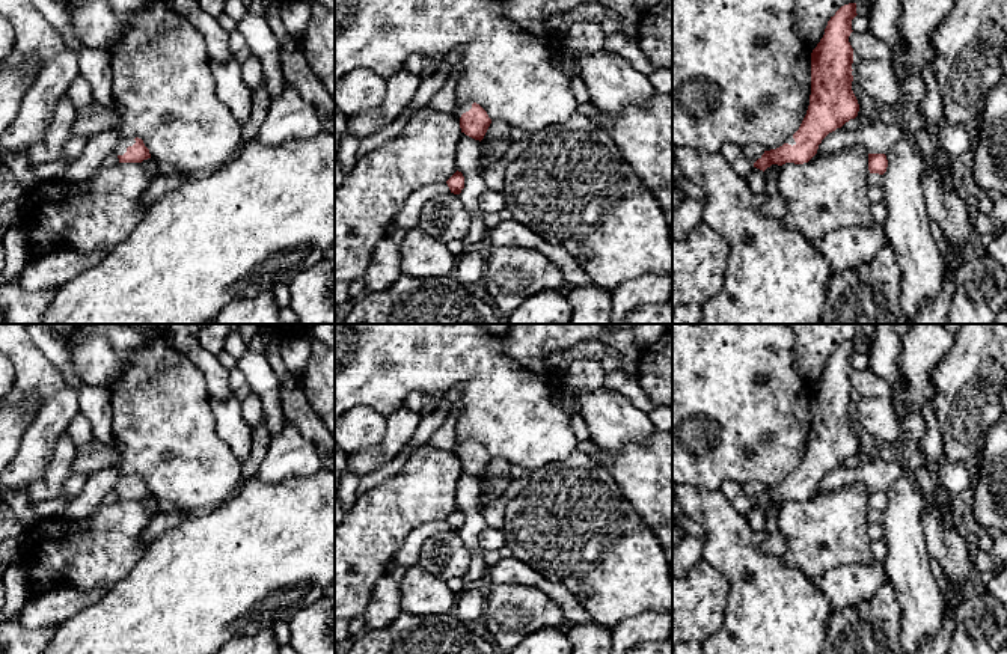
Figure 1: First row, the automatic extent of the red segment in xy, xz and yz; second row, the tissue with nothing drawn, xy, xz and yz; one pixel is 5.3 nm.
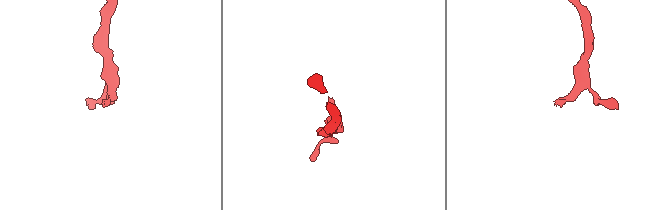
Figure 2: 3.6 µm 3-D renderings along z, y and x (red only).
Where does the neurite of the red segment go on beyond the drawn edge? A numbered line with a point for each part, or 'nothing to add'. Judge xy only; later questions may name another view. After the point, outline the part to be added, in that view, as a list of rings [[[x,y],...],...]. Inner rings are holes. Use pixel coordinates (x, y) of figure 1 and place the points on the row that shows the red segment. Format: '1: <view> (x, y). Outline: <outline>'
1: xy (122, 143). Outline: [[[133,137],[119,139],[115,148],[116,155],[124,155],[128,146],[133,146],[136,140]]]

